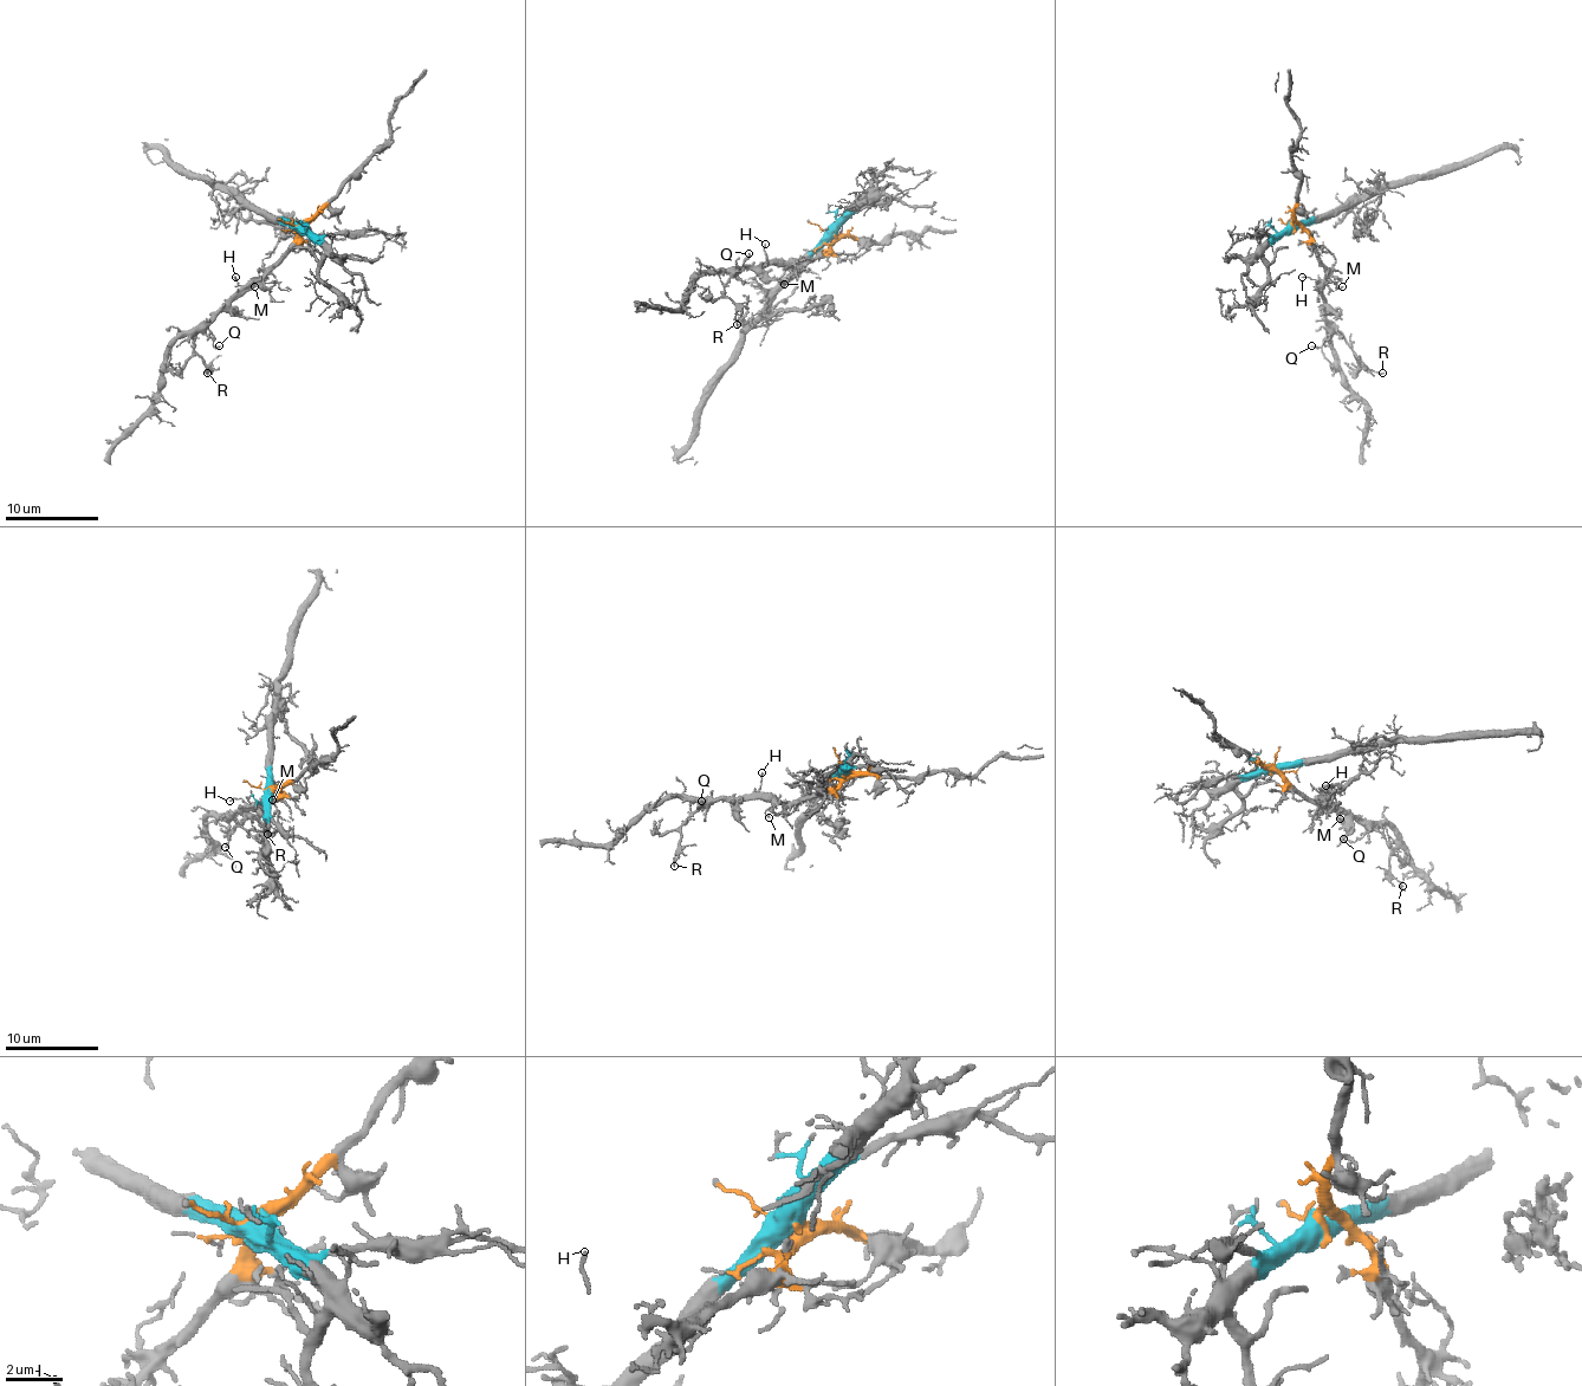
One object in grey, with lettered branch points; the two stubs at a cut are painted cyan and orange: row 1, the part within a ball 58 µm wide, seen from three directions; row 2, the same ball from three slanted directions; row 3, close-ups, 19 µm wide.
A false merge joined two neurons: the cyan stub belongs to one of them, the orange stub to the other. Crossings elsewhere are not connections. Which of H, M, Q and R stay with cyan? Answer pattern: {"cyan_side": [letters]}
{"cyan_side": []}

